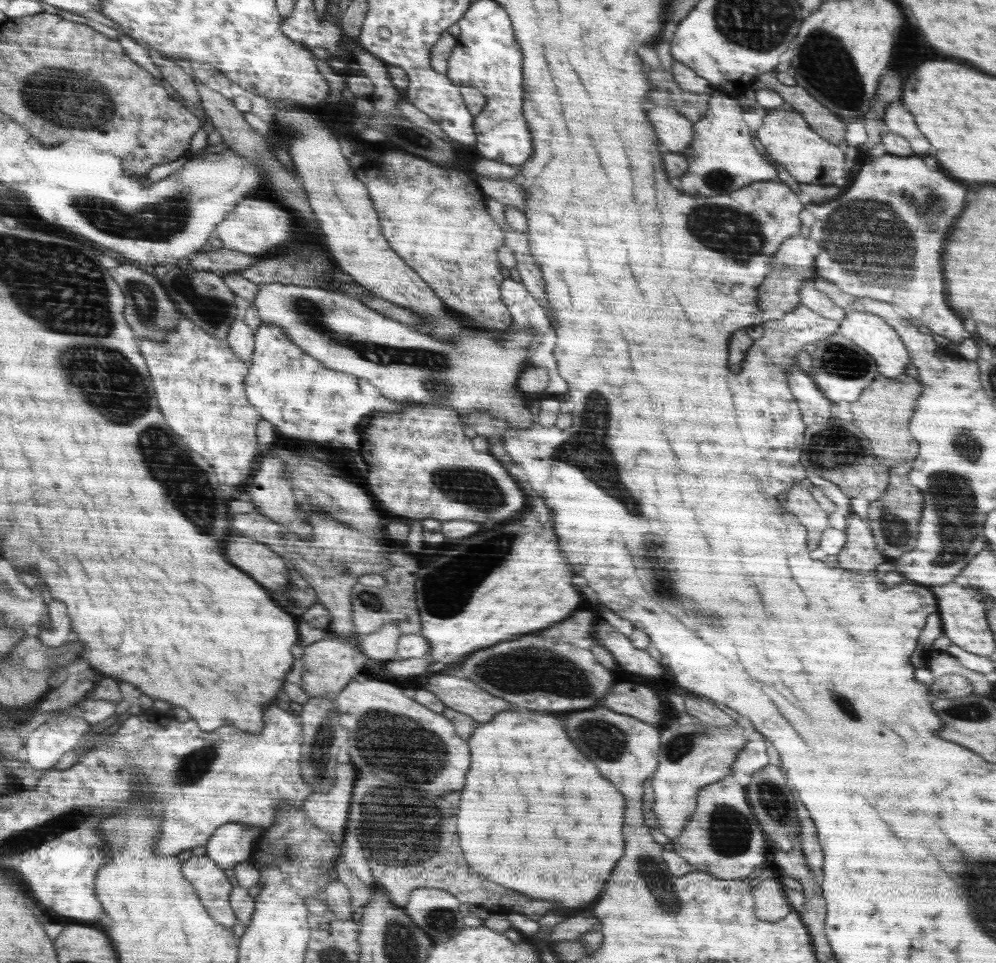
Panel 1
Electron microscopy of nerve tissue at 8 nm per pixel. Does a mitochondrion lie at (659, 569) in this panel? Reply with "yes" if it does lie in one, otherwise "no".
yes

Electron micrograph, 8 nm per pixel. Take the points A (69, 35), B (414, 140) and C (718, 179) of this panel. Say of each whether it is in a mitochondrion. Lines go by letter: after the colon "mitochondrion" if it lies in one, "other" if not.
A: other
B: mitochondrion
C: mitochondrion

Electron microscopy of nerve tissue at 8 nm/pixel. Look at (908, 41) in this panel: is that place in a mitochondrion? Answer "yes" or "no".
no

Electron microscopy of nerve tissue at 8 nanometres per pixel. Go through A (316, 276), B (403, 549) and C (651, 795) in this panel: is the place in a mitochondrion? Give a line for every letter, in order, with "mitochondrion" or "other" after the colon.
A: mitochondrion
B: other
C: other

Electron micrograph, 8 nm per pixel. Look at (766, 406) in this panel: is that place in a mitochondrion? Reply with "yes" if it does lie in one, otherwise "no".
no

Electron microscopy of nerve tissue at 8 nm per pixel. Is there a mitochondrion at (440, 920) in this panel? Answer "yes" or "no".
yes

